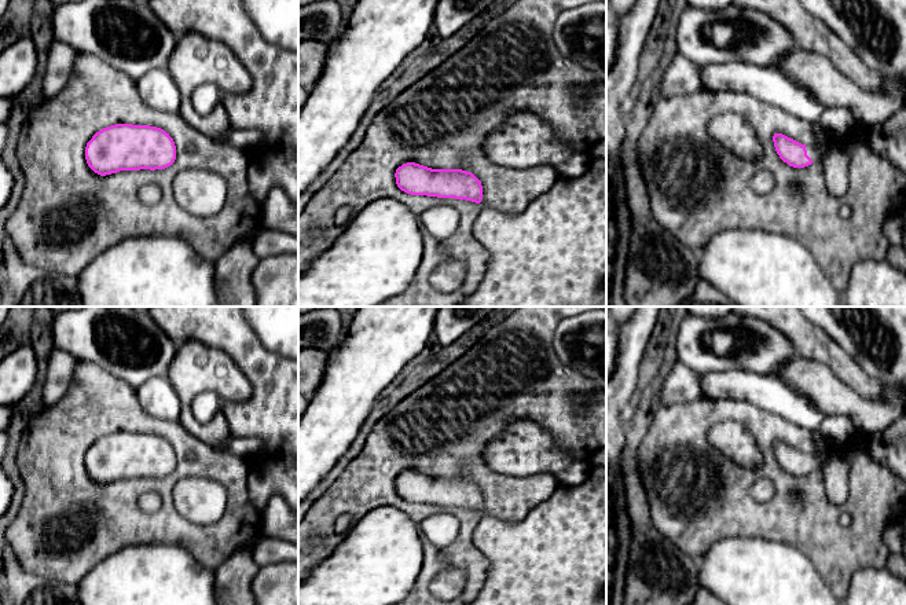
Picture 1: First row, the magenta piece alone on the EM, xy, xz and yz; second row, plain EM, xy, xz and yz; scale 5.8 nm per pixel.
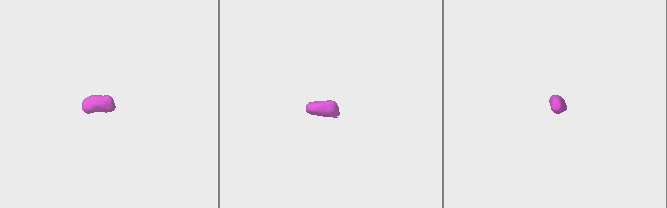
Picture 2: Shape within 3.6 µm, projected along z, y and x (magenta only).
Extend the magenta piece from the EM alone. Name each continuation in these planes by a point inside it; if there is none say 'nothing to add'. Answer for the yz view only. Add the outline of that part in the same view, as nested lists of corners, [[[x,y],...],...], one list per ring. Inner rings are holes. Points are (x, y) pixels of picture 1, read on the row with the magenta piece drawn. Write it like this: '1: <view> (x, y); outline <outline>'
1: yz (835, 160); outline [[[819,122],[814,124],[815,146],[806,146],[807,155],[822,164],[825,183],[833,197],[843,197],[843,184],[848,180],[850,154],[846,147],[837,146],[832,135]]]

